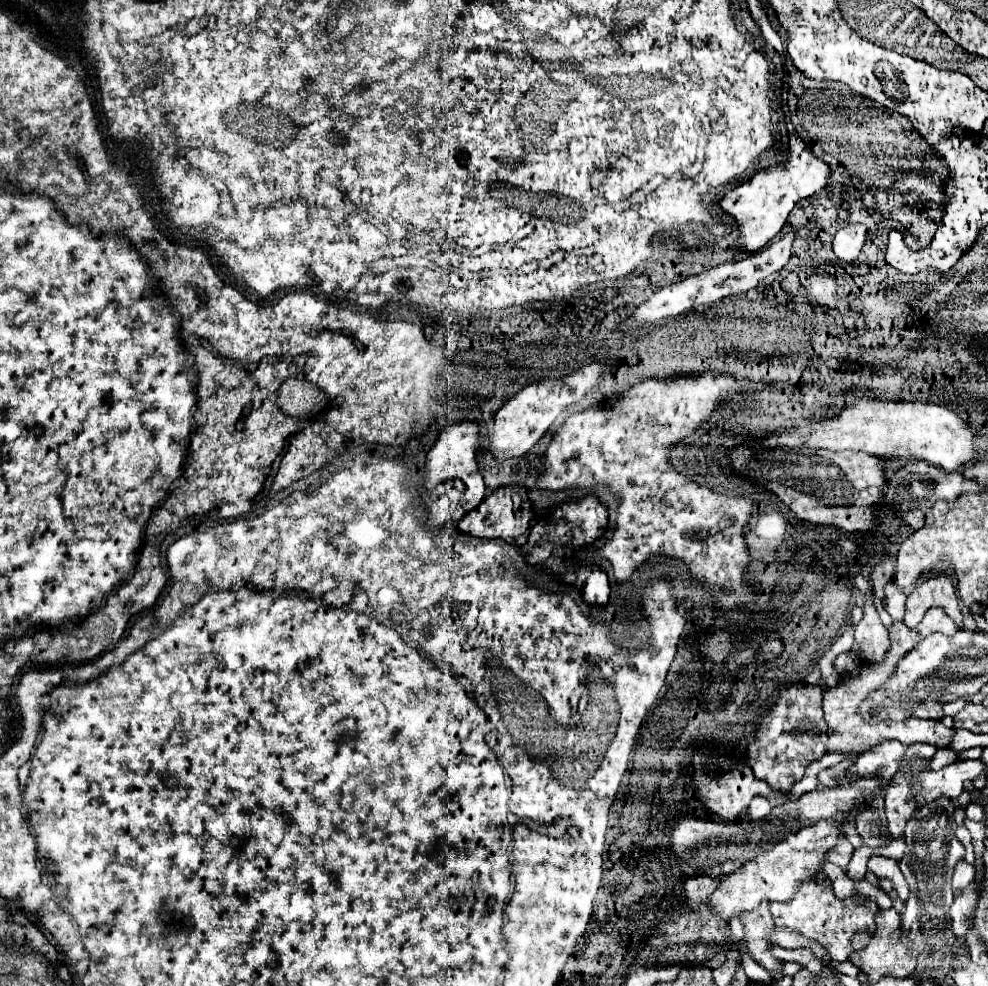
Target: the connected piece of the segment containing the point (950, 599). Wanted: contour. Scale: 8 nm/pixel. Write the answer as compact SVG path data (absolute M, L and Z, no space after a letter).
M935 576L931 580L917 582L907 596L905 608L907 614L903 622L909 628L915 628L929 608L945 610L945 614L957 624L957 628L963 628L963 616L959 610L959 600L955 596L953 582L945 576Z

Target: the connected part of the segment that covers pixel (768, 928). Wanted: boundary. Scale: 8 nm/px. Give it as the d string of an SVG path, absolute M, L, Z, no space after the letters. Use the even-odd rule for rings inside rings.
M768 902L761 903L757 910L743 912L739 915L740 921L744 924L744 941L748 953L761 966L767 969L774 969L773 964L779 964L771 952L772 945L770 935L775 929L772 914ZM767 904L767 905L764 905Z

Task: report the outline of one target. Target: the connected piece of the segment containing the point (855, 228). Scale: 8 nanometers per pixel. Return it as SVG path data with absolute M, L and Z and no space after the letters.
M849 224L845 228L841 228L837 234L835 234L835 240L833 240L833 252L839 260L843 262L849 262L849 264L855 264L859 260L859 254L861 254L861 248L865 244L865 234L867 234L868 228L863 224Z

